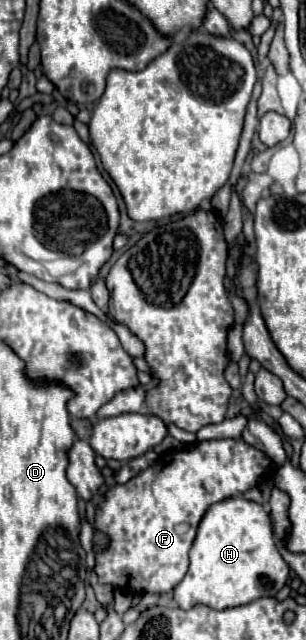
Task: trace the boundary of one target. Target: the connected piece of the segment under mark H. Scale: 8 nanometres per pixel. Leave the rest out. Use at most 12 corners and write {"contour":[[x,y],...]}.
{"contour":[[245,497],[205,511],[181,609],[275,597],[289,565]]}

